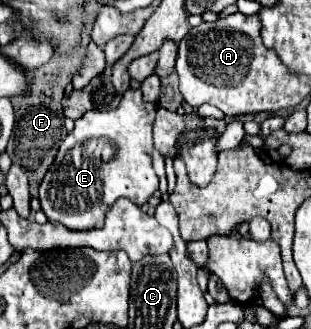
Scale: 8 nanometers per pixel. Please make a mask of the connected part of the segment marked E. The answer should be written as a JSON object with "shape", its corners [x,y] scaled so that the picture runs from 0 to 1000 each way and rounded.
{"shape":[[[415,271],[383,325],[357,337],[280,337],[260,362],[241,368],[241,392],[209,416],[190,447],[183,483],[158,508],[132,568],[125,568],[125,611],[132,635],[158,672],[196,678],[228,702],[273,702],[273,696],[318,696],[331,690],[331,660],[344,635],[383,605],[402,599],[434,623],[460,623],[511,568],[511,538],[492,514],[492,416],[486,386],[505,343],[511,313],[473,313],[453,301],[447,271]]]}

